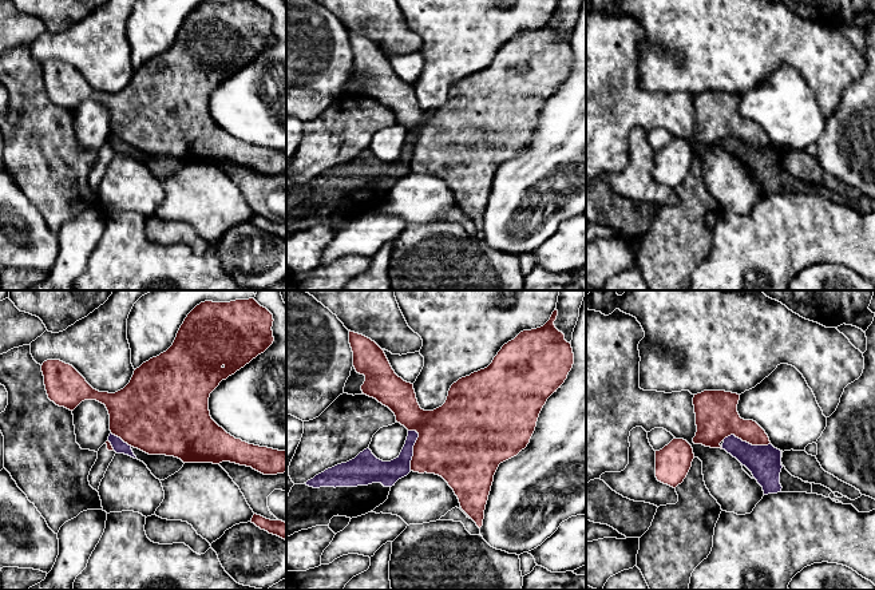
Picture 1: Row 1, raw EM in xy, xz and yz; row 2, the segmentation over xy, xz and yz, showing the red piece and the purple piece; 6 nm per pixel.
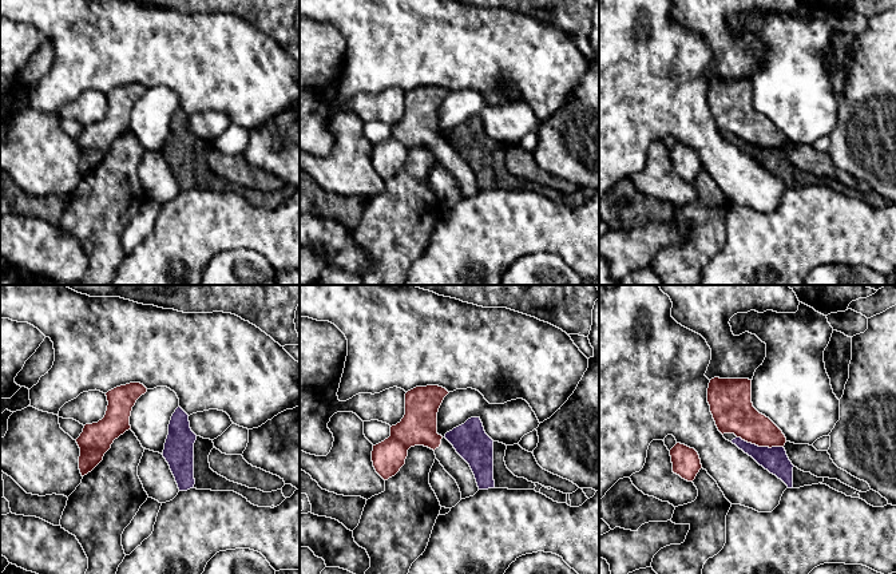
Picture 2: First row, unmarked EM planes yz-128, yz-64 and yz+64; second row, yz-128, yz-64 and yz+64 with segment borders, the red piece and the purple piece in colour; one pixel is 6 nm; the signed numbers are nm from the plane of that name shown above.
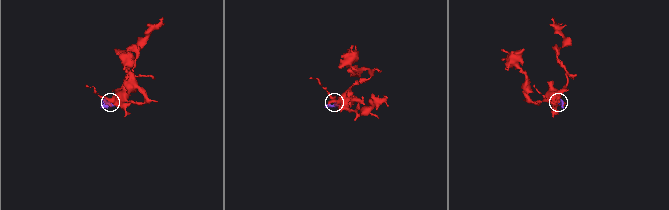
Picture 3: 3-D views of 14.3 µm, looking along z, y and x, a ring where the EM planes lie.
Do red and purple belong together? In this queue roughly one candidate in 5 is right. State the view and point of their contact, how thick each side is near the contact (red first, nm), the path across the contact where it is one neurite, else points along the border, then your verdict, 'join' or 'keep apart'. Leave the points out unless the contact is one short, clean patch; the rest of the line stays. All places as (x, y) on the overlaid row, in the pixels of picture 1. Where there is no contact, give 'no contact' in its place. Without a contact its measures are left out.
contact xz (414, 450); calibres 440 and 140 nm; keep apart

